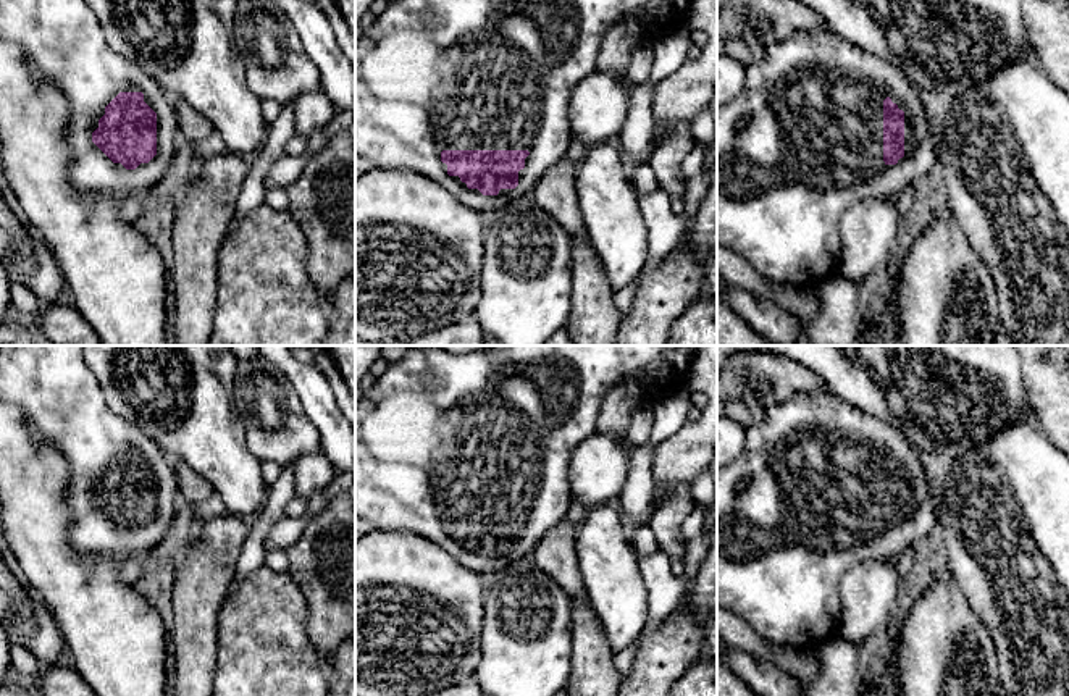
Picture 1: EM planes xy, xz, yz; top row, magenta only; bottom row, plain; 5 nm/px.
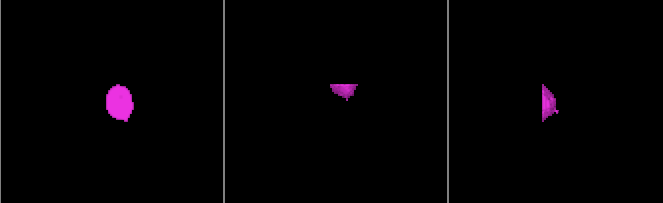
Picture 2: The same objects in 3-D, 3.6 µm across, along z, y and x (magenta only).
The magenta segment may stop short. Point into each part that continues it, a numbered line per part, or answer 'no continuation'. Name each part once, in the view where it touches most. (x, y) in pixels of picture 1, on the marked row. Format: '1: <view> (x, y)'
1: xz (430, 75)

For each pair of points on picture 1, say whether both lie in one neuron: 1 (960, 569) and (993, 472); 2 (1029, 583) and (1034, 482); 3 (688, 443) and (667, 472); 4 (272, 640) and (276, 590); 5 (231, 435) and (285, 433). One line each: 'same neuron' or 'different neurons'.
1: same neuron
2: same neuron
3: same neuron
4: same neuron
5: different neurons

